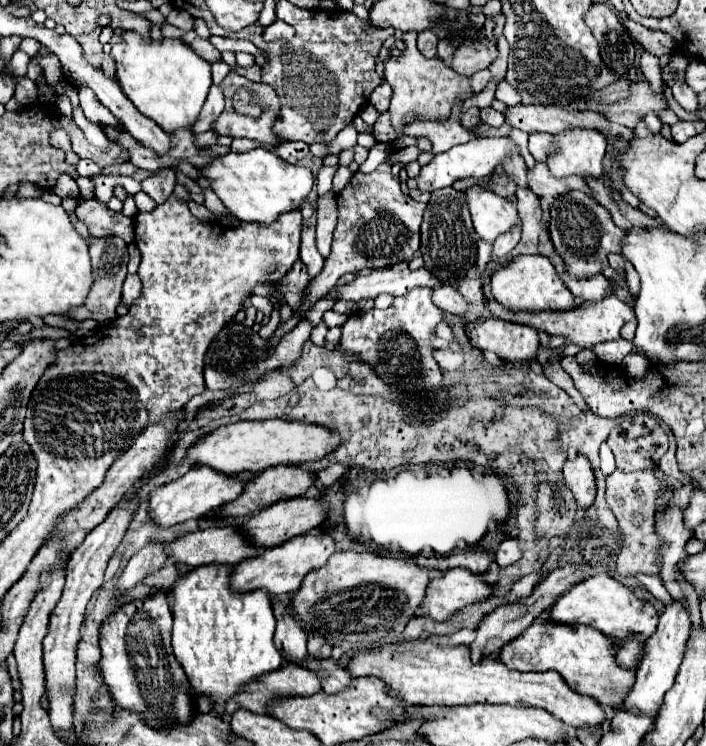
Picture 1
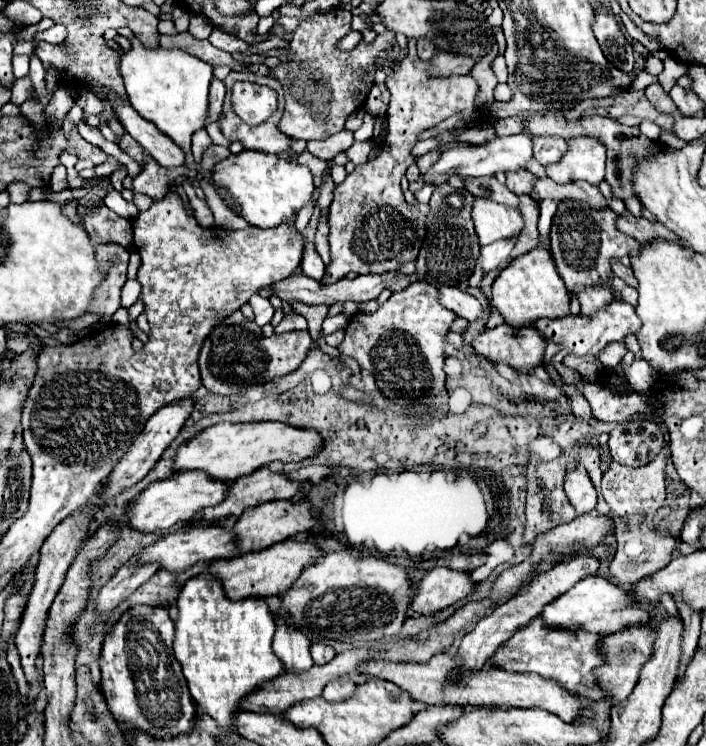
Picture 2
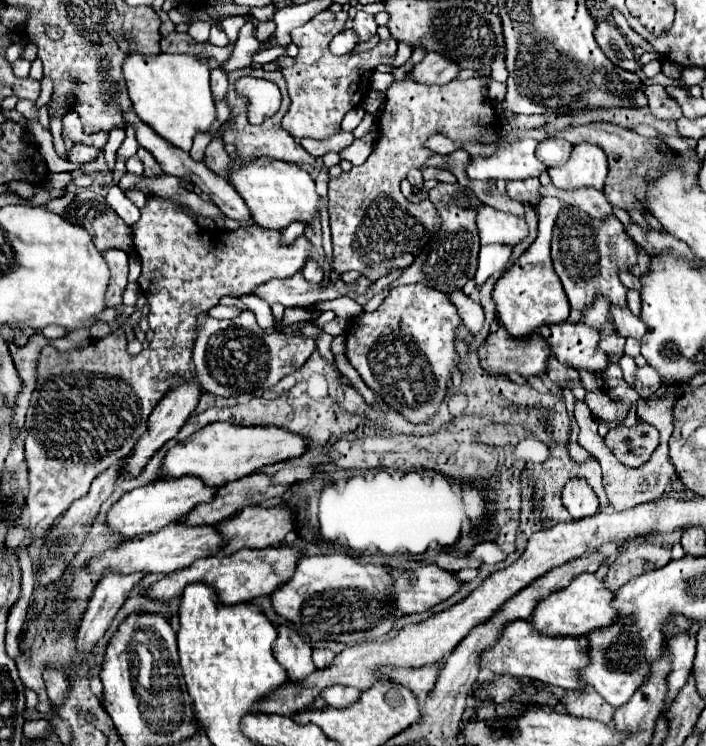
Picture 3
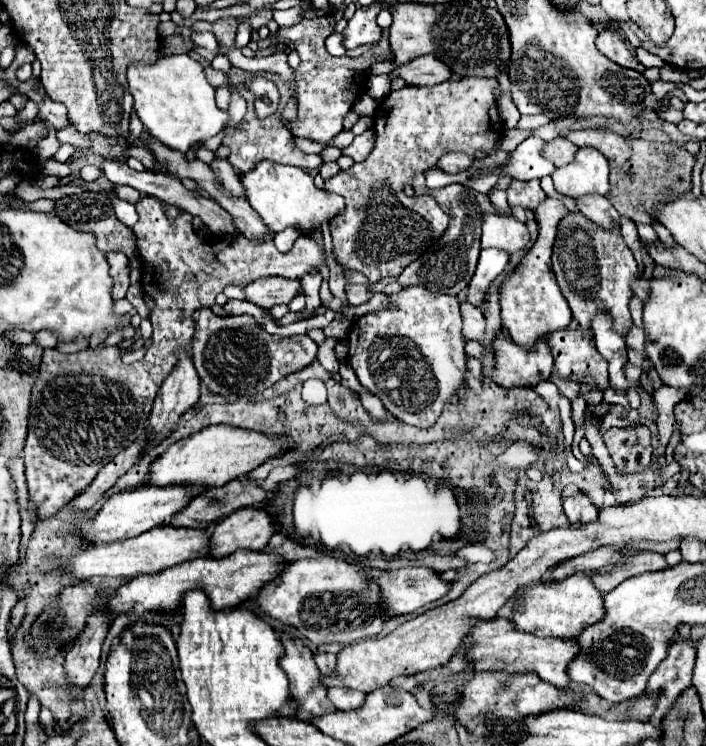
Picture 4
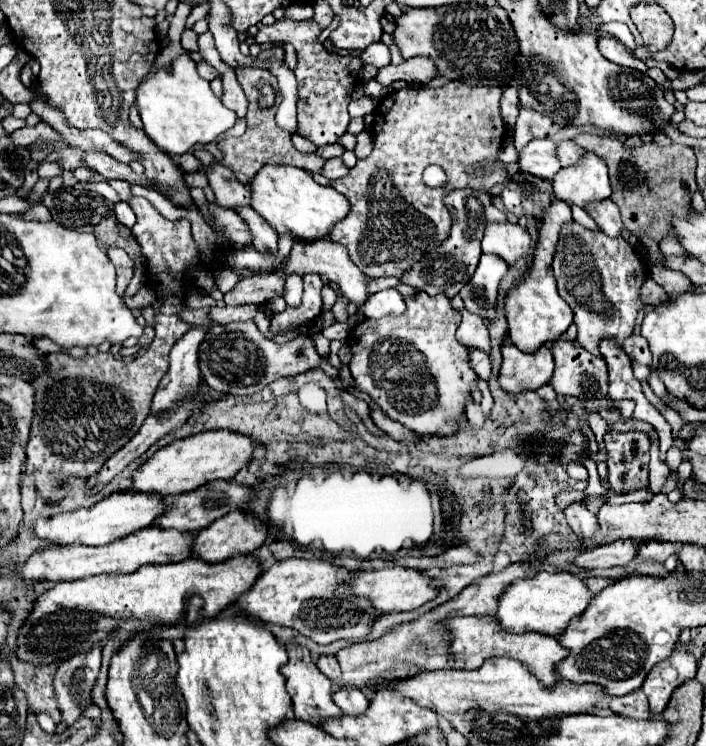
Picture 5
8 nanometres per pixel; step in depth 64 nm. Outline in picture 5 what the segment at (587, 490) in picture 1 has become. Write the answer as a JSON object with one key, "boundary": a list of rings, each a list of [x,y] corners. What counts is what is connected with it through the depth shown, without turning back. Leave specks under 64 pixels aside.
{"boundary":[[[574,502],[568,508],[564,508],[564,516],[566,516],[570,528],[574,530],[574,534],[580,538],[590,538],[598,530],[598,520],[586,508],[584,502]]]}

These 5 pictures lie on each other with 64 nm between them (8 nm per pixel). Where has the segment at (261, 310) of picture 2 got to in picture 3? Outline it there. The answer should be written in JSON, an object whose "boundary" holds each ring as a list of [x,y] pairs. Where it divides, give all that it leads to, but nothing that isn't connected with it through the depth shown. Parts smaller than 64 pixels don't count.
{"boundary":[[[254,294],[252,296],[246,296],[246,298],[238,298],[250,312],[254,312],[256,322],[260,328],[272,328],[274,326],[274,316],[272,316],[272,310],[270,310],[270,304],[268,302],[262,302],[258,300]]]}

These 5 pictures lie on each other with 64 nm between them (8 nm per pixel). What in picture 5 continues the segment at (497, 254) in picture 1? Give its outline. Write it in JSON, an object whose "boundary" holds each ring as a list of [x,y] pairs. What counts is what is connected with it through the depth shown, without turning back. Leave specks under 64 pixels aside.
{"boundary":[[[482,254],[472,280],[460,290],[464,306],[470,312],[482,316],[486,322],[492,320],[496,314],[498,284],[506,274],[506,270],[508,270],[508,264],[504,264],[500,256]]]}

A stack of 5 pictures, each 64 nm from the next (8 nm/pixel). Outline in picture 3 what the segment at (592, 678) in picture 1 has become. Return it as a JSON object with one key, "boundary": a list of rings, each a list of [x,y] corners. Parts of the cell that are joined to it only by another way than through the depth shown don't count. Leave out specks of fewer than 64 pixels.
{"boundary":[[[516,620],[508,624],[500,634],[500,640],[490,650],[482,652],[480,658],[480,666],[492,670],[494,674],[530,678],[564,690],[584,690],[584,682],[580,682],[578,672],[590,664],[586,636],[560,636],[560,640],[552,640],[552,636],[540,636],[540,632],[532,632],[532,624],[528,624],[528,620]]]}

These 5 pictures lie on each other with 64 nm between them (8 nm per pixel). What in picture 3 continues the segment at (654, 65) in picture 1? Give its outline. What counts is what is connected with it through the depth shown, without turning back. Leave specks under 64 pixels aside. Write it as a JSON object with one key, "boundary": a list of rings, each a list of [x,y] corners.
{"boundary":[[[659,84],[649,85],[644,88],[648,96],[648,106],[656,118],[666,118],[666,120],[678,120],[682,116],[682,110],[674,98],[670,98],[663,86]]]}

